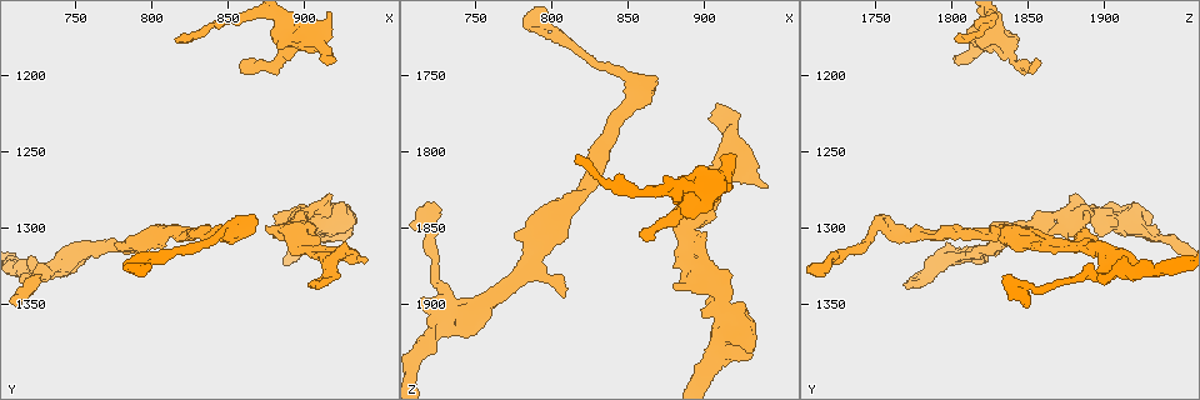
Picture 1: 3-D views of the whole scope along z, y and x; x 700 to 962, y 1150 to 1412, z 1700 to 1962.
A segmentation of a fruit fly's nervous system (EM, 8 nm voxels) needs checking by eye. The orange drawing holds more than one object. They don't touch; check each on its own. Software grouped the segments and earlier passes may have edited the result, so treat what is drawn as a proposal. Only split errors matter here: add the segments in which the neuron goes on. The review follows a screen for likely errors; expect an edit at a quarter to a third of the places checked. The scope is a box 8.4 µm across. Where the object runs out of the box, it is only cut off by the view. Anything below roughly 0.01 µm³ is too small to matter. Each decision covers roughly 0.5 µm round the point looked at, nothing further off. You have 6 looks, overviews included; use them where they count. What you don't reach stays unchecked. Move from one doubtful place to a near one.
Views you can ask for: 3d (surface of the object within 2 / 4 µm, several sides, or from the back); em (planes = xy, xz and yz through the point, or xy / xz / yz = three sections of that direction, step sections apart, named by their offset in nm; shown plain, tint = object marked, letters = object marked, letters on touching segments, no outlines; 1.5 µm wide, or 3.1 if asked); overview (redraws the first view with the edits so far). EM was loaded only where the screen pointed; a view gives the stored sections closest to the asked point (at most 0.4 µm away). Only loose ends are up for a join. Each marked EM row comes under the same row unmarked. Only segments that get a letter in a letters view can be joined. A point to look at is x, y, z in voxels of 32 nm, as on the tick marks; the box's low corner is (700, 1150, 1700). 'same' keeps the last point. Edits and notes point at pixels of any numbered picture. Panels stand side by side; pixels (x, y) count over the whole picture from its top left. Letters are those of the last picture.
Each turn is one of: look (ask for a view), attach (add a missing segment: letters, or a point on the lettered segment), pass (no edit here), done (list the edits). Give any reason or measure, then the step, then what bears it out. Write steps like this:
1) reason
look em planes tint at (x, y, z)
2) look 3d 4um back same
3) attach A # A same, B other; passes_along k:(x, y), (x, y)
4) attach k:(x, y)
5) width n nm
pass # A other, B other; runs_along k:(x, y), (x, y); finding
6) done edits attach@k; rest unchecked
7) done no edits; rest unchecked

free end
look 3d 4um at (916, 1278, 1876)

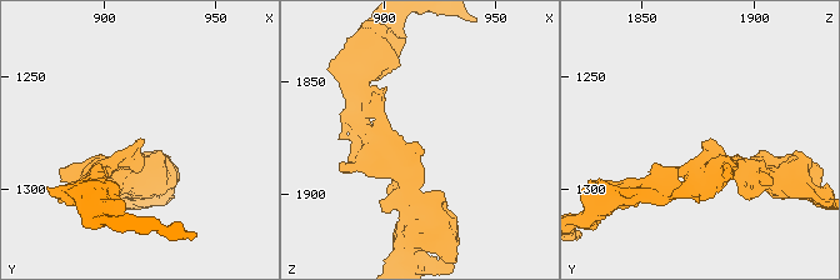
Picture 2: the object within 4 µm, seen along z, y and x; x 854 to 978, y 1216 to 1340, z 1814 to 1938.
look em planes letters at (915, 1278, 1879)

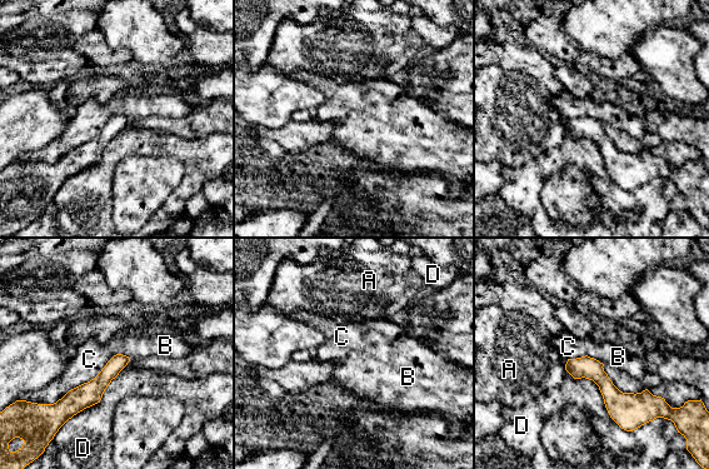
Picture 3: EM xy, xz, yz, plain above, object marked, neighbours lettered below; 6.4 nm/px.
longest_contact C 550 nm
pass # A other, B other, C other, D other; border 3:(114, 355), (93, 378), (41, 404); none of them fits

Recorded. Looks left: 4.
free end
look 3d 4um at (868, 1292, 1750)

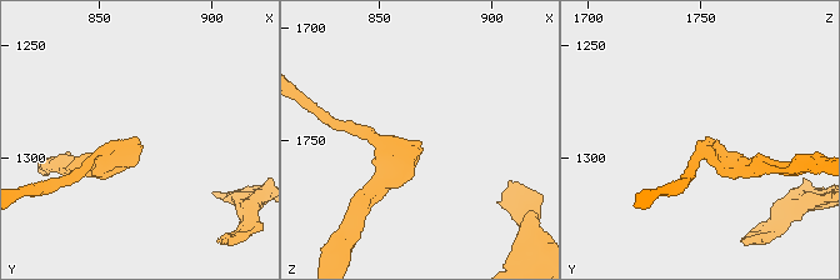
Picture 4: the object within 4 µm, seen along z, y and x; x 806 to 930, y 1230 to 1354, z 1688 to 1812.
look em xy step 4 letters at (867, 1293, 1751)

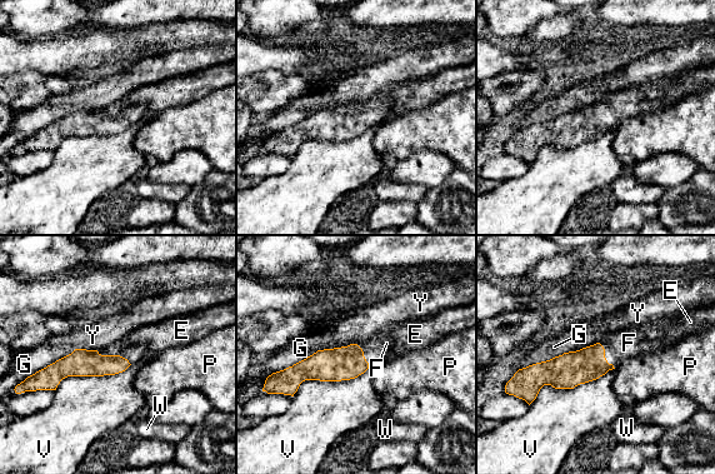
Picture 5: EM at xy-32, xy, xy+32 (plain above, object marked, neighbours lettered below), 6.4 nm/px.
another direction
look em planes letters same

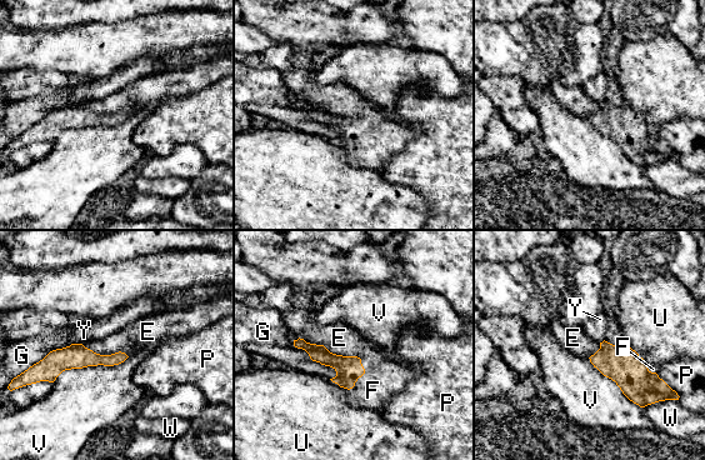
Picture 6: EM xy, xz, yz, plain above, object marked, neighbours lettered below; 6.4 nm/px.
longest_contact V 500 nm
attach F # E other, F same, G other, P other, U other, V other, W other, Y other; it goes on there

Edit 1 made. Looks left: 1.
an open end
look em xz step 4 letters at (930, 1290, 1932)

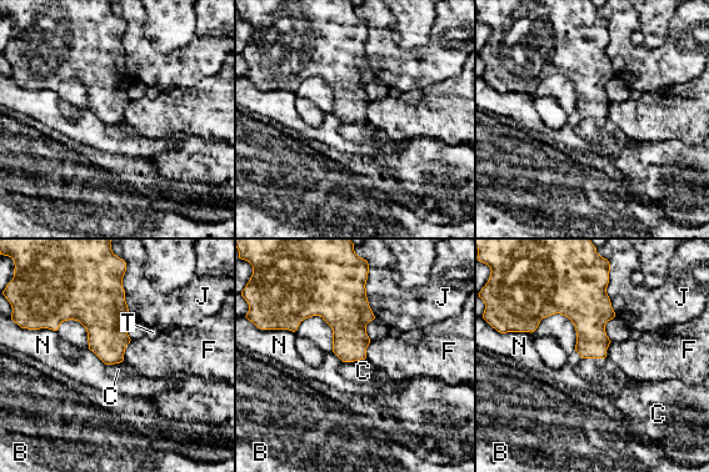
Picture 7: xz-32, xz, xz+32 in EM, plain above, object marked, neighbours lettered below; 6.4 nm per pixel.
pass # B other, C other, F other, J other, N other, T other; border 7:(38, 329), (51, 329), (55, 331); no lettered segment goes on from it

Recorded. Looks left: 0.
done edits attach@6; rest unchecked

